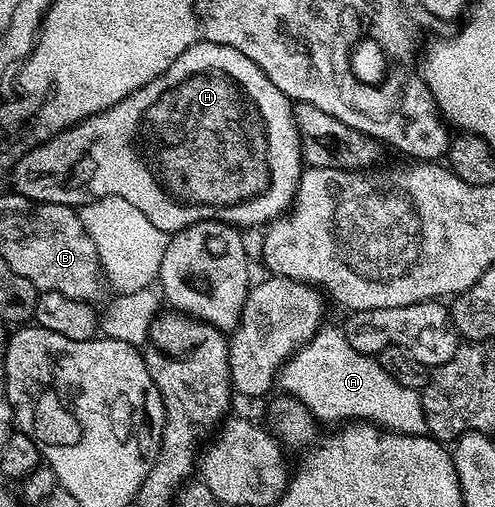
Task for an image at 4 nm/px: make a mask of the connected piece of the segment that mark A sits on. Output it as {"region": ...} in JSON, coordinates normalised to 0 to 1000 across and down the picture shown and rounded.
{"region":[[[646,647],[624,675],[616,675],[604,690],[580,706],[560,744],[562,765],[574,777],[596,783],[610,795],[630,824],[653,830],[685,830],[677,834],[709,834],[719,826],[788,846],[800,854],[865,852],[863,817],[855,811],[855,785],[848,769],[828,767],[802,751],[778,732],[778,724],[752,698],[731,696],[709,679],[703,659],[685,649]]]}

